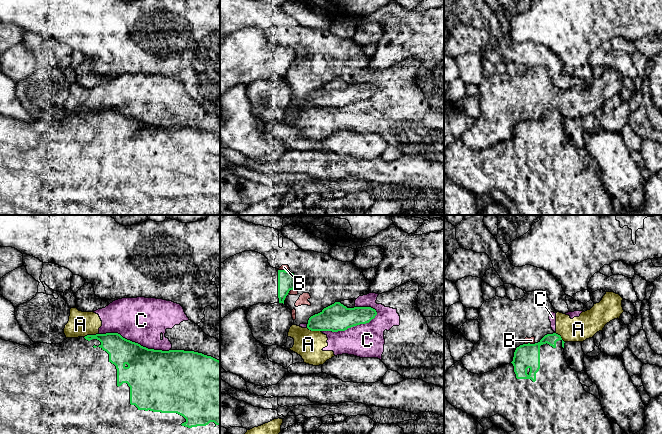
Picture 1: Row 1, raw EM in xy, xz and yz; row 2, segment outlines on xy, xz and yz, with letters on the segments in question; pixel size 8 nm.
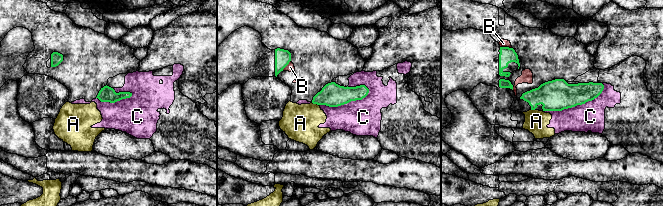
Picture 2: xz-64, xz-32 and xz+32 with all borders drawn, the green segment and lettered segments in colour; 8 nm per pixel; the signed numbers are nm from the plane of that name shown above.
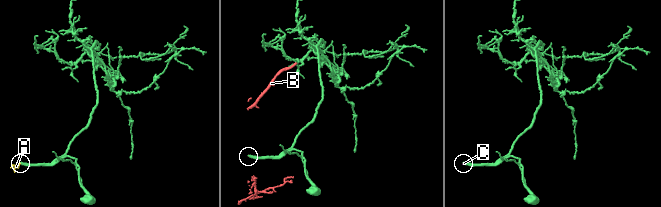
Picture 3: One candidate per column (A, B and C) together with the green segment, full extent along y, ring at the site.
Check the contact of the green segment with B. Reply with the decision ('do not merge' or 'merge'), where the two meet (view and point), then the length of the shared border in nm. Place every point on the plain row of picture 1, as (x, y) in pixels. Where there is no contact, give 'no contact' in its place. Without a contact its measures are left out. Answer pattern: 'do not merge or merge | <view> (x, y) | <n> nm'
do not merge | yz (529, 119) | 90 nm

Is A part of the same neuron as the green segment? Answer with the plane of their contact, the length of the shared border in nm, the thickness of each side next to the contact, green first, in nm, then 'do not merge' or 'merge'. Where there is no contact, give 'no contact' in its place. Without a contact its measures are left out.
xy | 120 nm | 190/200 nm | do not merge

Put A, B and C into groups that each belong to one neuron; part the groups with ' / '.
A B C

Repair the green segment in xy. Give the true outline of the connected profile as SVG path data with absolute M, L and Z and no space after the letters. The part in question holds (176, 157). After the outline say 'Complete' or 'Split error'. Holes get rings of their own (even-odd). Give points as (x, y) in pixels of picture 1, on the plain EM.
M118 109L30 122L0 114L0 215L220 215L220 137L194 127L148 125Z. Split error

